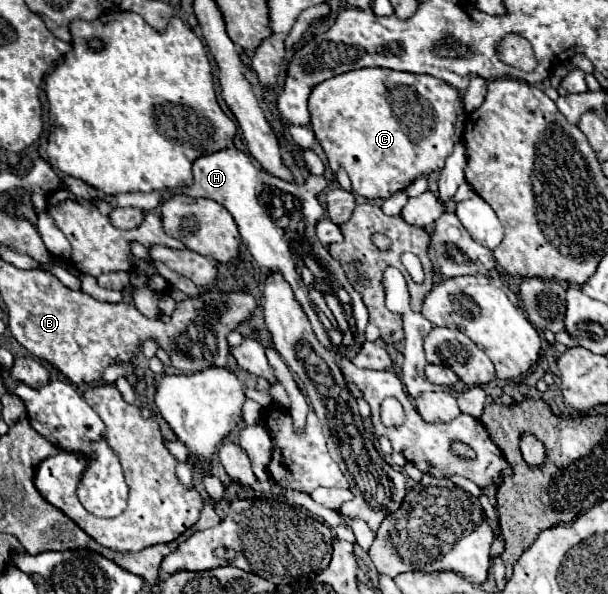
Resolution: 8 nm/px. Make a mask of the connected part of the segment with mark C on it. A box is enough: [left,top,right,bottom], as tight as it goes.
[309,69,463,199]

